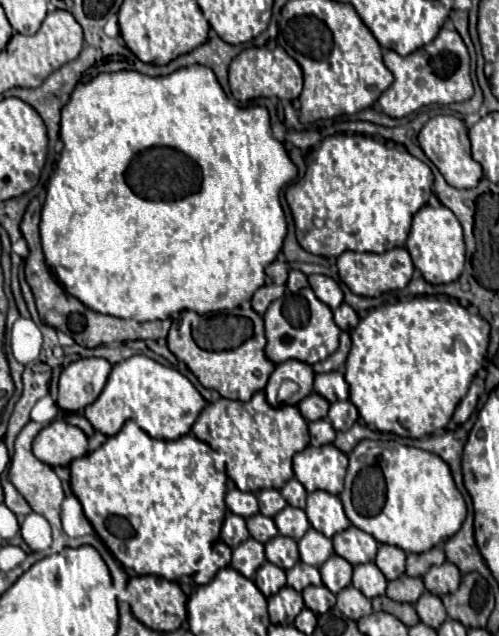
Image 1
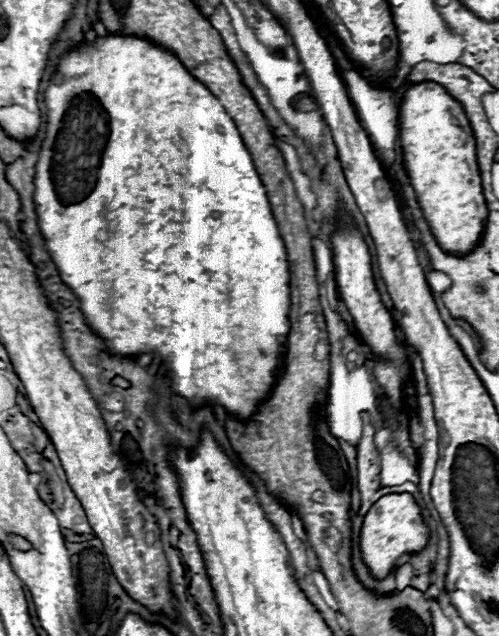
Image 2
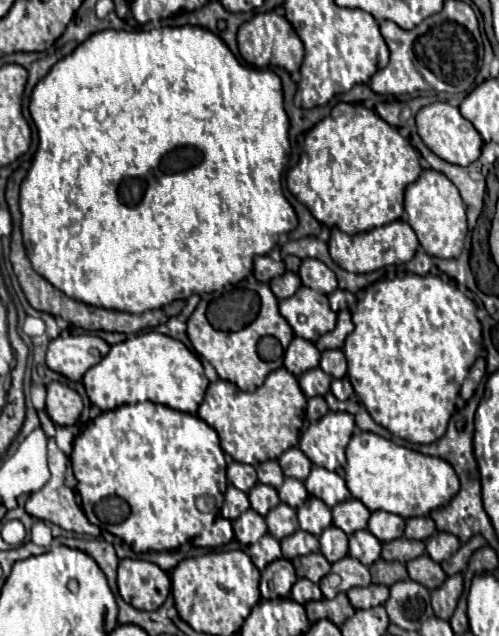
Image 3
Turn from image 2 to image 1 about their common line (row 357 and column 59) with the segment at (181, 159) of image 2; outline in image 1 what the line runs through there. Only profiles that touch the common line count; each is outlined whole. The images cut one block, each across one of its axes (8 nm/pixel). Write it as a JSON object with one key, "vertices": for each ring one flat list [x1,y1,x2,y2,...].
{"vertices":[[202,64,178,68,168,76,146,76,138,70,102,72,88,82,76,84,68,104,62,108,60,140,64,144,54,174,48,180,48,194,42,206,40,238,46,264,62,288,78,298,94,312,130,318,136,322,148,320,172,321,185,311,199,315,230,311,252,298,252,292,266,280,264,268,276,260,284,236,288,232,286,216,280,204,280,190,296,178,298,168,290,160,284,146,272,136,270,116,264,106,238,106,222,90,216,74]]}

